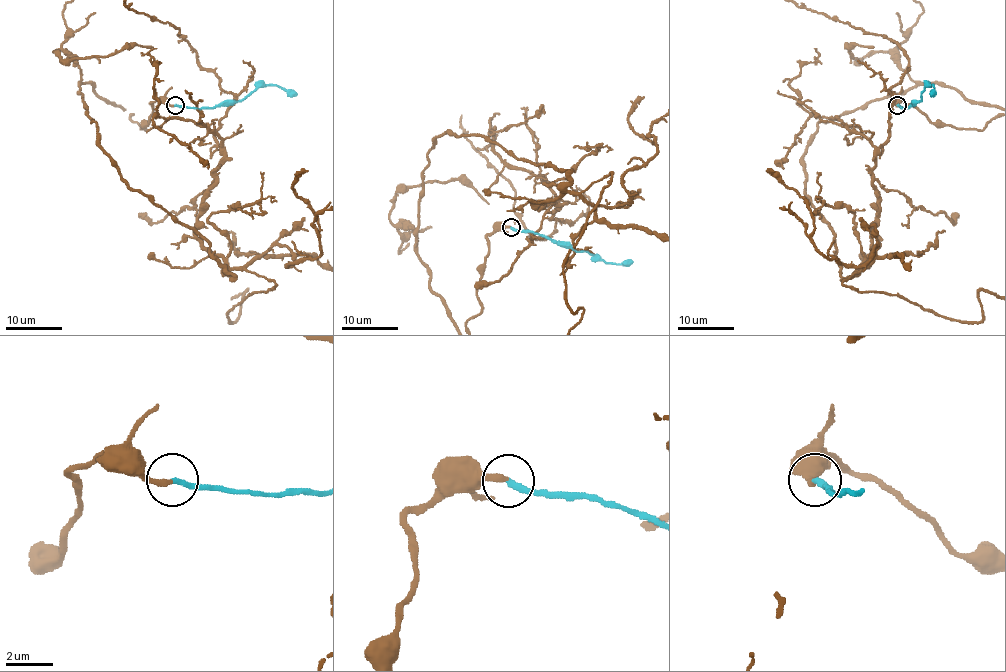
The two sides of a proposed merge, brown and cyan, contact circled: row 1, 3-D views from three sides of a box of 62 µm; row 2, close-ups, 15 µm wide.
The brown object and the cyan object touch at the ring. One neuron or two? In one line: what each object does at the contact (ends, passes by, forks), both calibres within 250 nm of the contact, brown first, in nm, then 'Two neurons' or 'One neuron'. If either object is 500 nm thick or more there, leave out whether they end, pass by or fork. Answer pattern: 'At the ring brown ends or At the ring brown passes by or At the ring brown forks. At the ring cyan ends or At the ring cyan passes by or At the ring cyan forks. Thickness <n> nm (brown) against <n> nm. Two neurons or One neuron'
At the ring brown ends. At the ring cyan ends. Thickness 280 nm (brown) against 260 nm. One neuron

